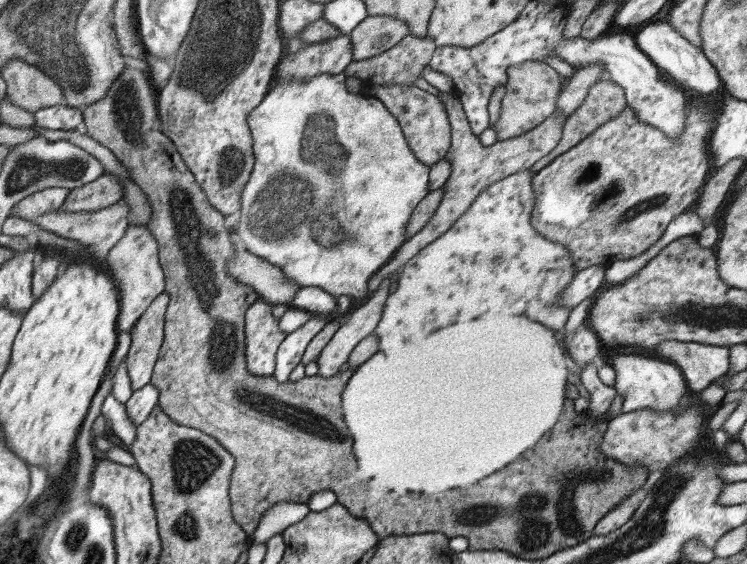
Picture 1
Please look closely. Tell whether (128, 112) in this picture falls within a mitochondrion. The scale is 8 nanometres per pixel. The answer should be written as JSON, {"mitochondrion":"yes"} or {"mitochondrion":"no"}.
{"mitochondrion":"yes"}

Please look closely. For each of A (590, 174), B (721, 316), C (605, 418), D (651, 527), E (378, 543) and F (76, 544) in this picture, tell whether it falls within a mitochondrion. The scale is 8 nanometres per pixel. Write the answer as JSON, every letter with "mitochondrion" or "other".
{"A":"mitochondrion","B":"mitochondrion","C":"other","D":"mitochondrion","E":"other","F":"mitochondrion"}

